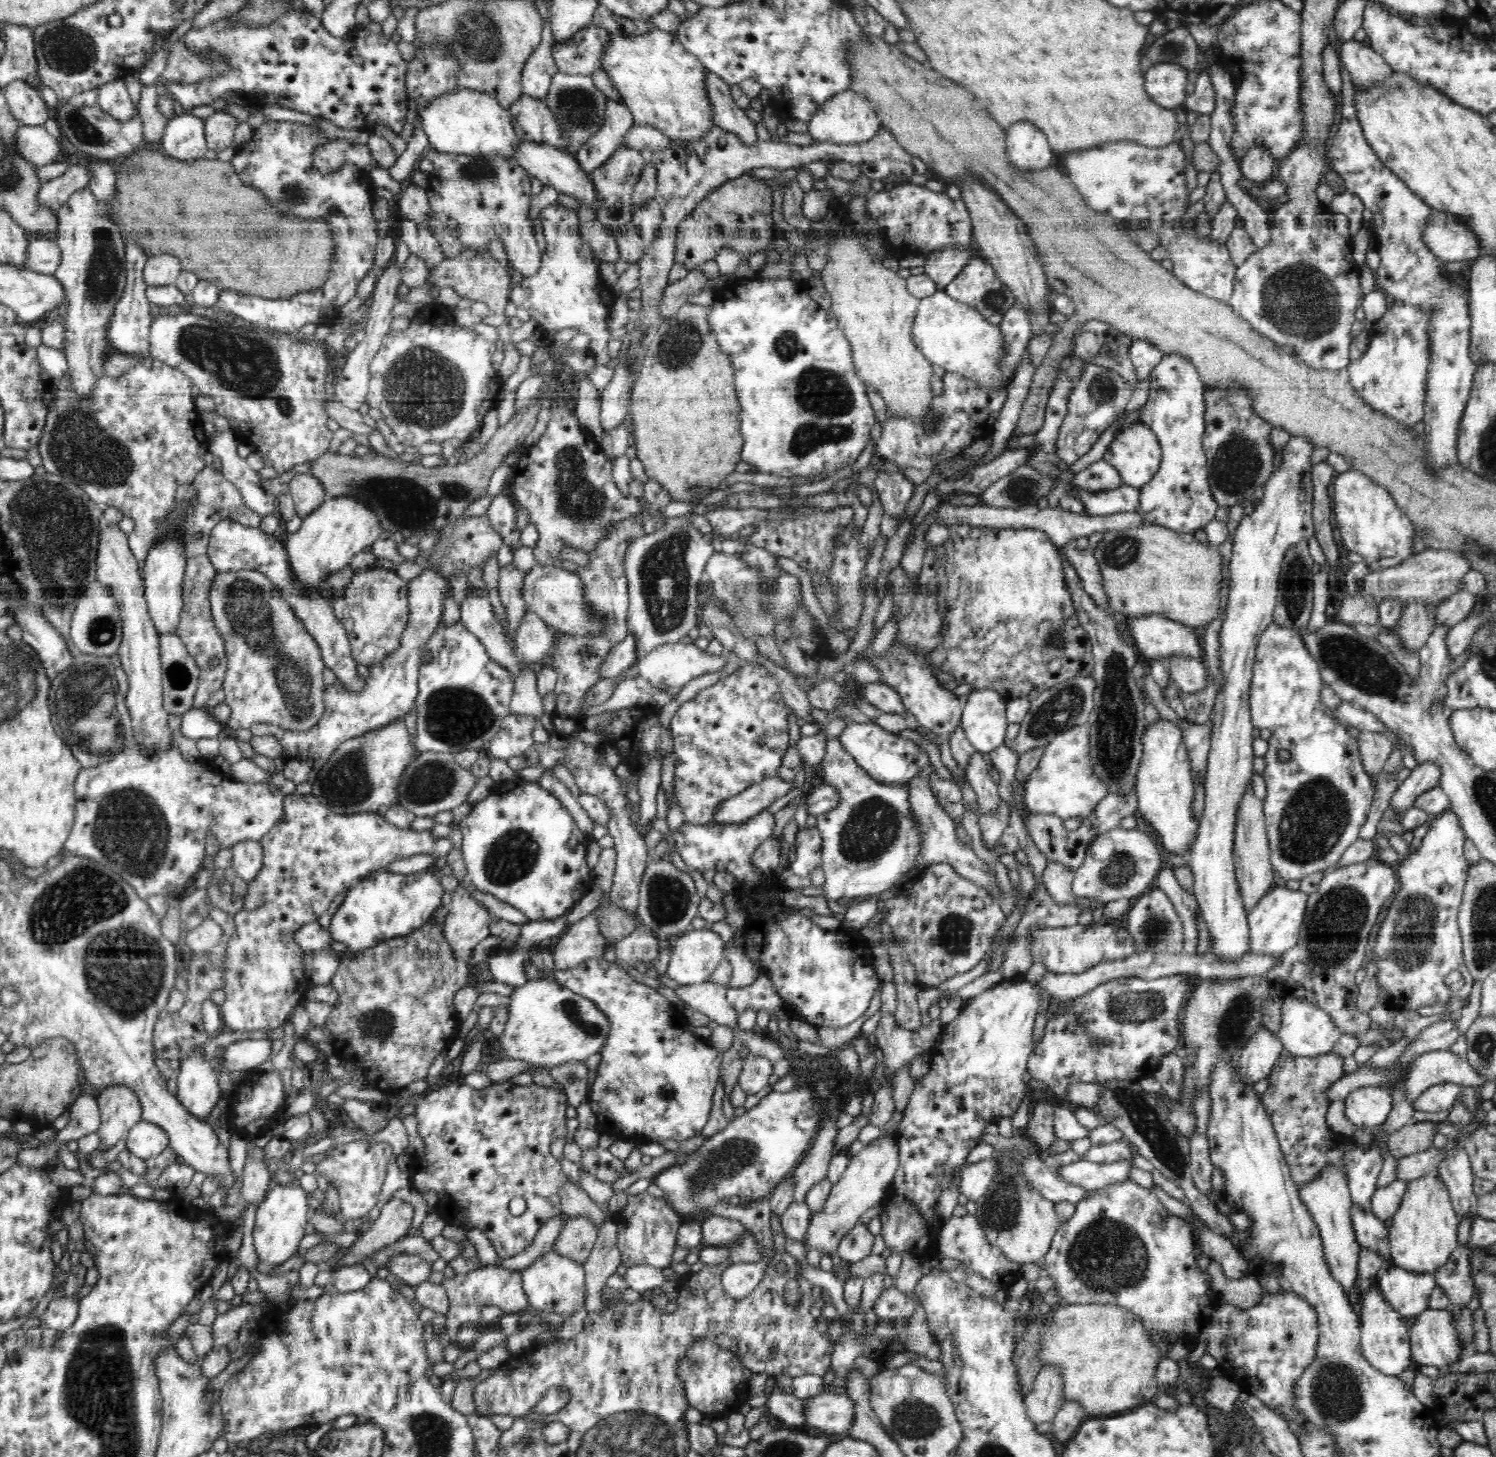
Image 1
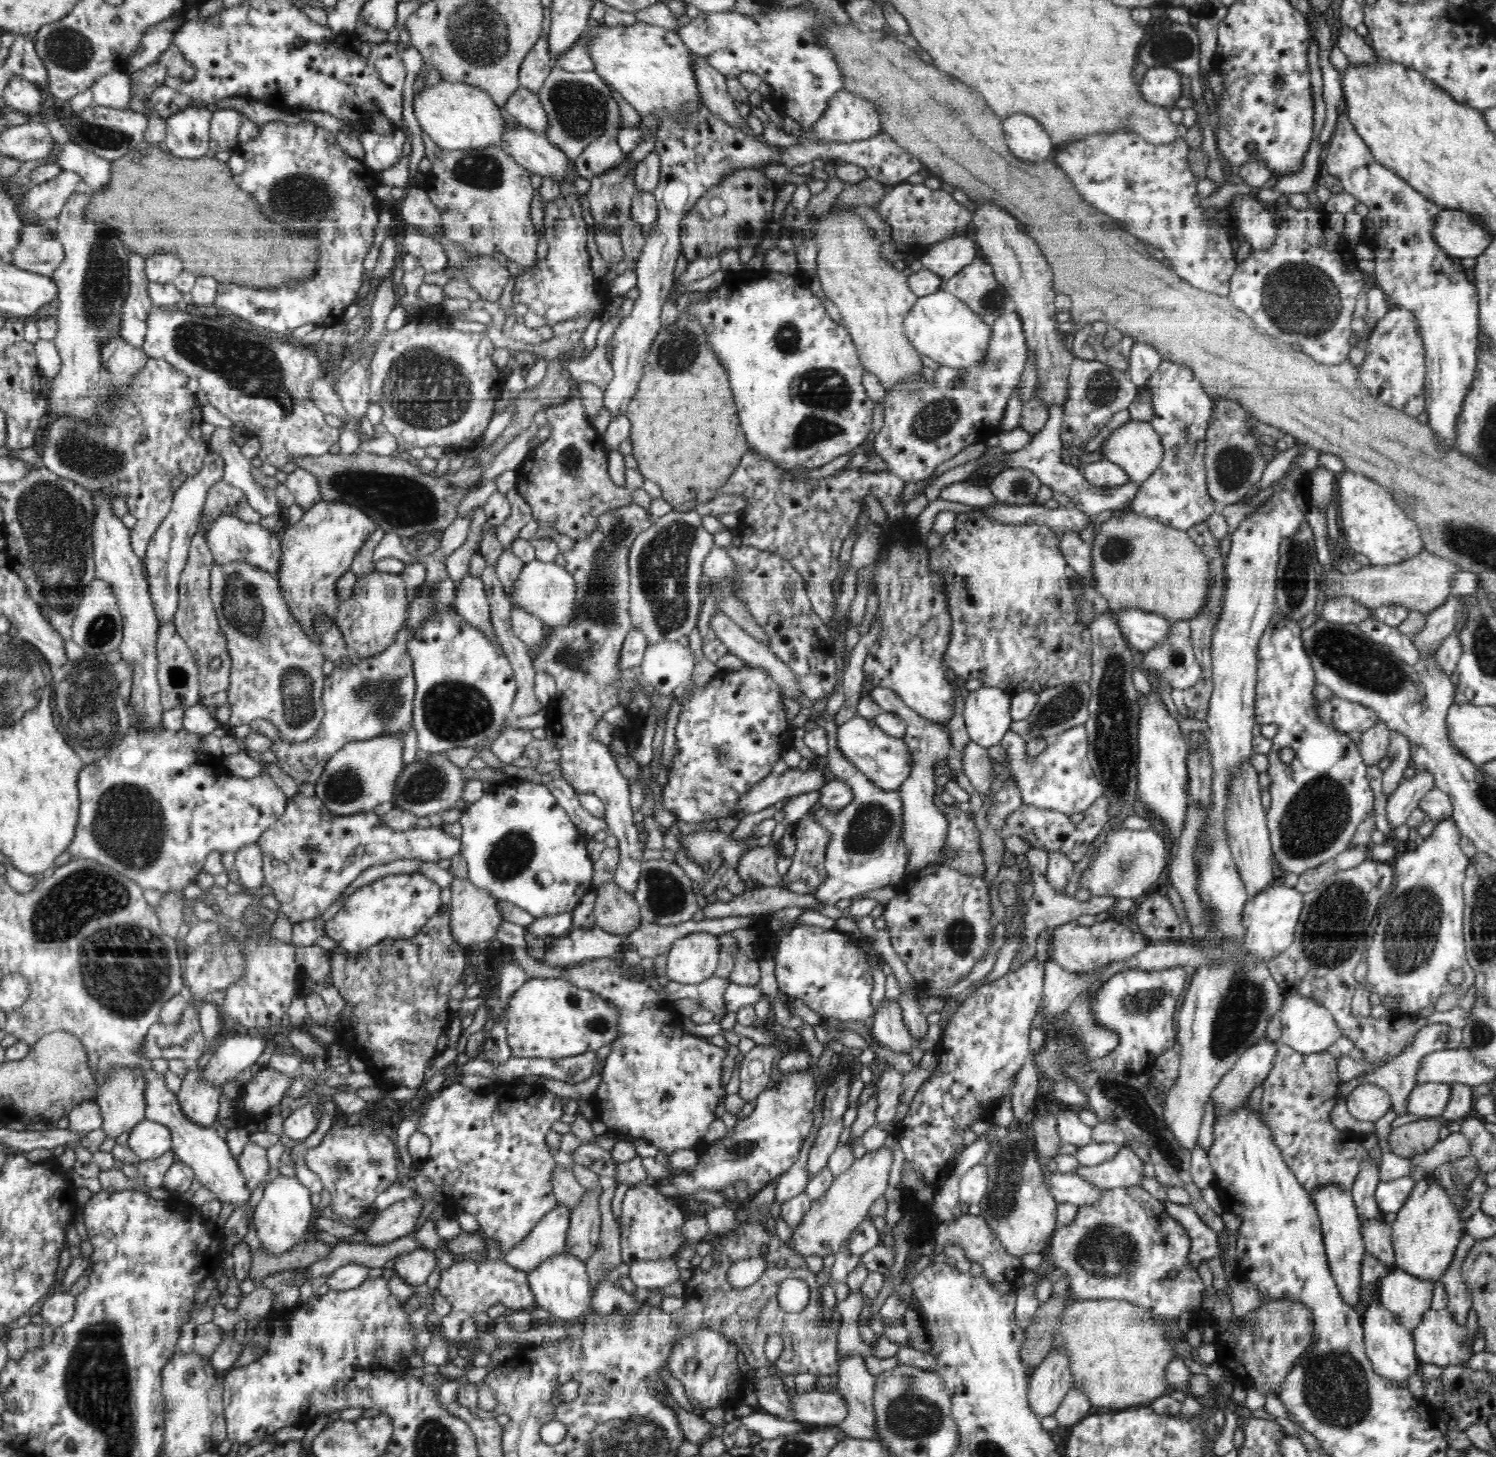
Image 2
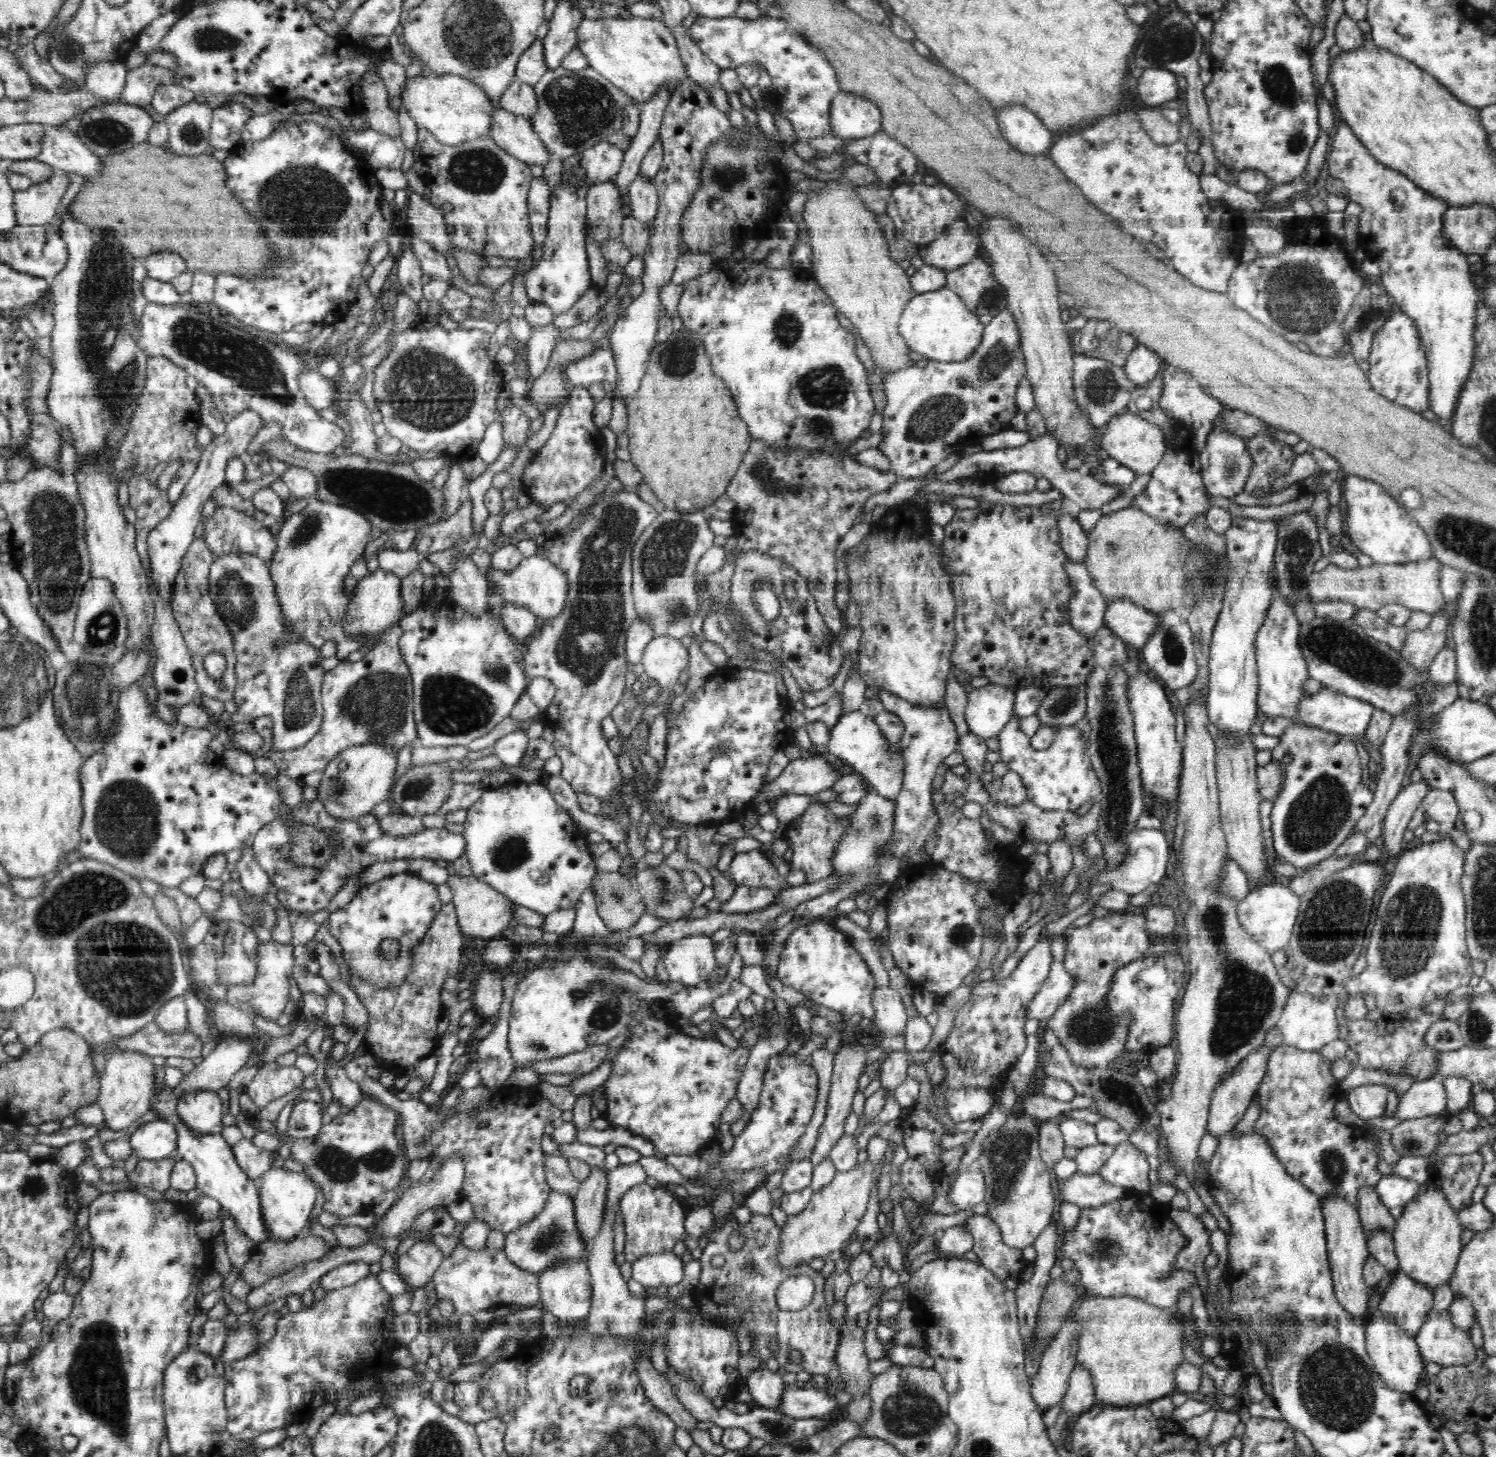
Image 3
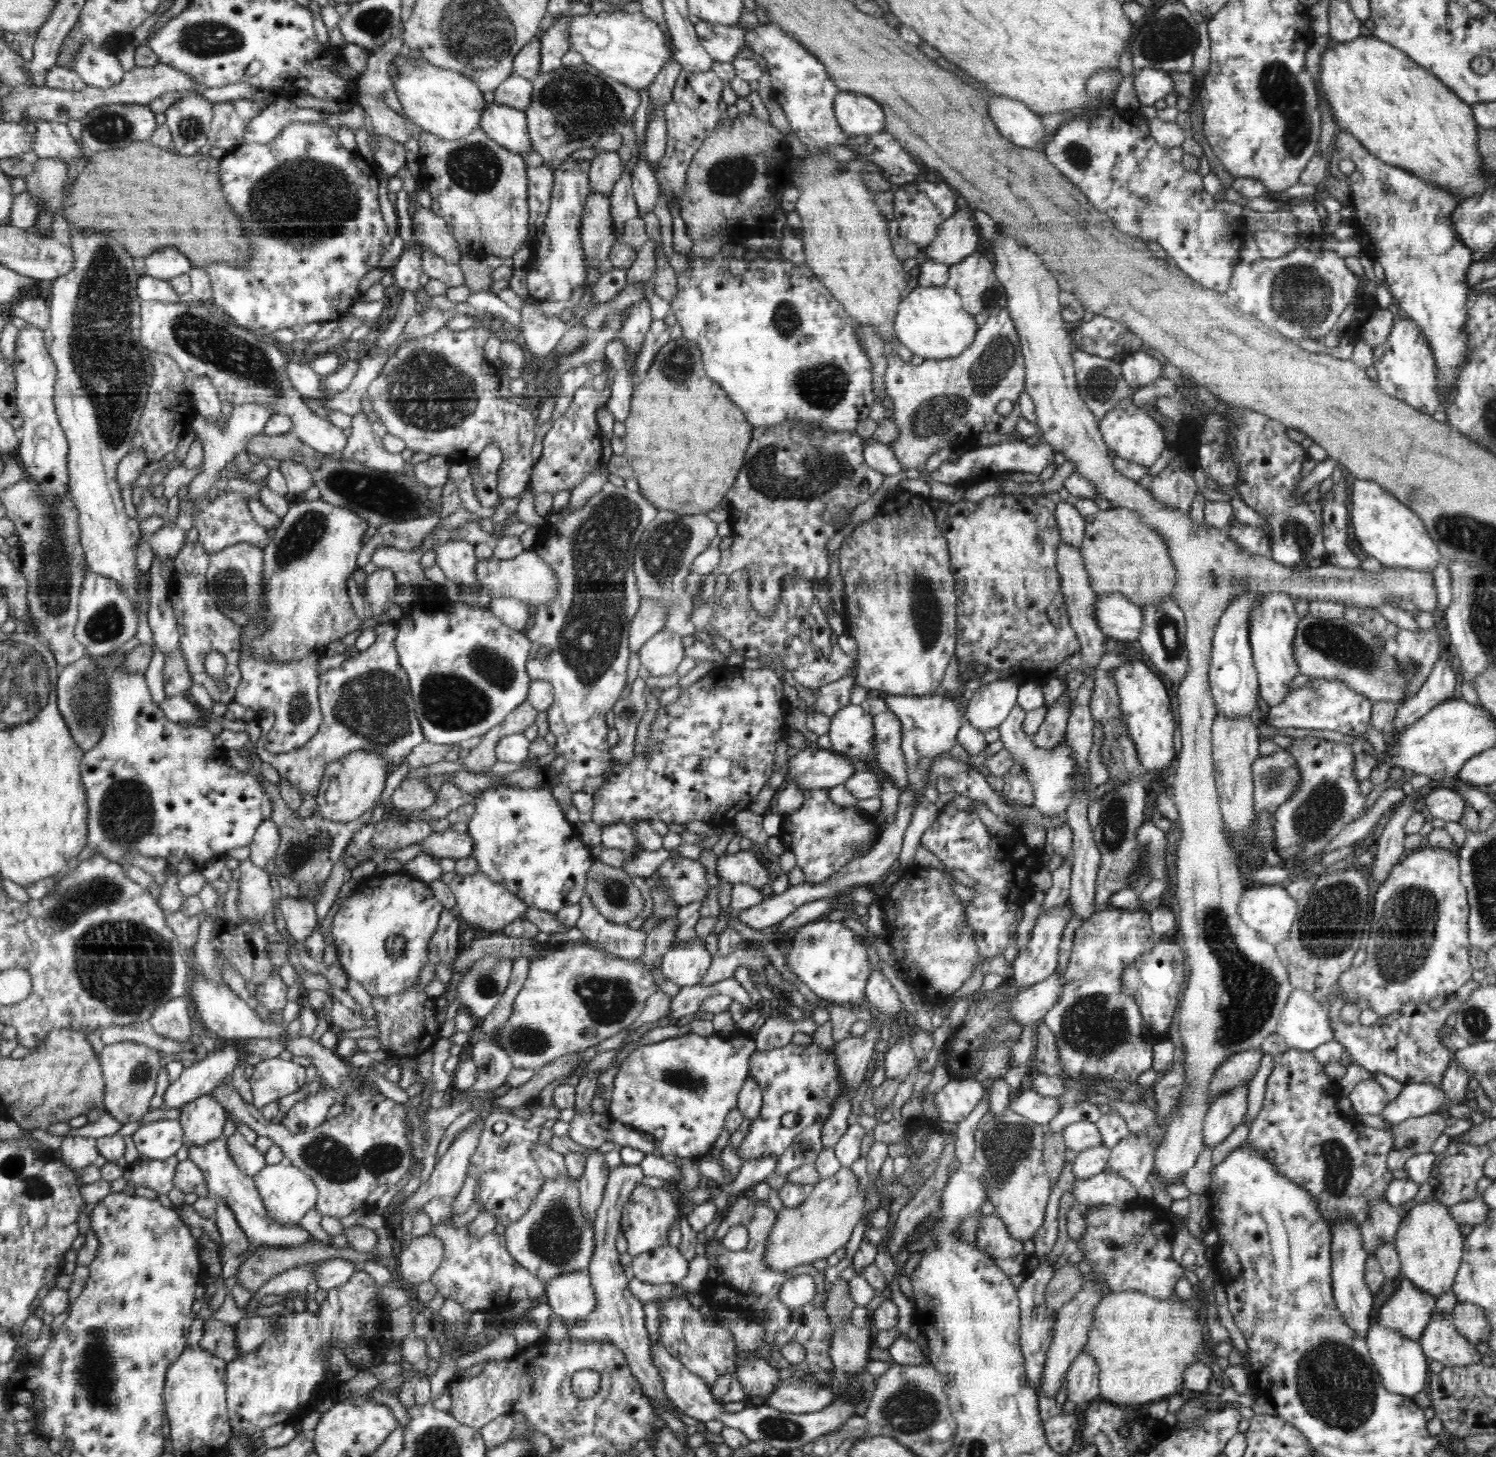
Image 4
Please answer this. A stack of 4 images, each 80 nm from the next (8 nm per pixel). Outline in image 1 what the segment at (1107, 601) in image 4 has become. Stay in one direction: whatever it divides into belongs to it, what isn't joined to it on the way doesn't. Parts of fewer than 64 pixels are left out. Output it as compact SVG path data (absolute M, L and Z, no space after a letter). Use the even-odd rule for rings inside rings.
M1148 615L1124 618L1123 628L1129 634L1130 642L1136 644L1139 652L1151 660L1177 656L1202 661L1200 639L1196 635L1196 630L1191 626L1170 620L1162 615Z

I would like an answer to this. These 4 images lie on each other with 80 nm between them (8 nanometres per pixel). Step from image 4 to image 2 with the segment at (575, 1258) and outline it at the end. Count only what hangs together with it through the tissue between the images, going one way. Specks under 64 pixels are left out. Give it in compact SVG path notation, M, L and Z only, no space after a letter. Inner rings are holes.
M559 1203L553 1212L548 1212L536 1224L534 1231L524 1241L505 1253L504 1261L518 1270L528 1272L551 1256L564 1255L571 1212Z

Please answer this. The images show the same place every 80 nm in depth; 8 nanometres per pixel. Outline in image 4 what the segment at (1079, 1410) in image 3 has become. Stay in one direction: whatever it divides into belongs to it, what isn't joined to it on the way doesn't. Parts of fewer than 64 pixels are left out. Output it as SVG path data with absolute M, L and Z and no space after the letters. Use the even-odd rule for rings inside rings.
M1082 1350L1072 1362L1066 1376L1067 1400L1074 1402L1077 1409L1099 1399L1098 1372L1097 1362L1085 1350Z

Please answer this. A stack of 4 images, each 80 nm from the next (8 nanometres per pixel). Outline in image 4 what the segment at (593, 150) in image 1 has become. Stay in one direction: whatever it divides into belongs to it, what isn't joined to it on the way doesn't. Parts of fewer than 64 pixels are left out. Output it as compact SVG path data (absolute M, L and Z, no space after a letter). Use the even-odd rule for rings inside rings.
M599 151L589 160L589 181L592 192L611 193L622 174L618 151Z

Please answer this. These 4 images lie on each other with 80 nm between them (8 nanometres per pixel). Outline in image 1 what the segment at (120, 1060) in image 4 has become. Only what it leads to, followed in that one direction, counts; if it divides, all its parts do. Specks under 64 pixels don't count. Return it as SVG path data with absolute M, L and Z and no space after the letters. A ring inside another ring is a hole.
M116 1084L110 1088L104 1088L97 1098L97 1103L101 1112L101 1123L97 1134L101 1140L101 1146L104 1151L111 1150L122 1138L126 1137L127 1132L138 1122L142 1121L142 1107L139 1098L123 1084Z

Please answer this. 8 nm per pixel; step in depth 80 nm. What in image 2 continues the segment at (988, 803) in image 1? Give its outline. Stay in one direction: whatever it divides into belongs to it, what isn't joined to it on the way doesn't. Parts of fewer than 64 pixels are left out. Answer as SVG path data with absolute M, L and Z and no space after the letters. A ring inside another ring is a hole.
M971 741L965 747L961 759L963 772L971 781L972 786L976 788L976 792L982 797L992 794L994 773L988 750Z

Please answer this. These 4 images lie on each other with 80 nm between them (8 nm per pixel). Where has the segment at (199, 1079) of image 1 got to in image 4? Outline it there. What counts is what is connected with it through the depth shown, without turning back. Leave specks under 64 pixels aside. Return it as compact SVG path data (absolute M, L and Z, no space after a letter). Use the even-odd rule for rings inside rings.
M204 1095L180 1108L179 1121L184 1129L184 1142L188 1145L205 1145L223 1137L226 1116L224 1106L212 1095Z

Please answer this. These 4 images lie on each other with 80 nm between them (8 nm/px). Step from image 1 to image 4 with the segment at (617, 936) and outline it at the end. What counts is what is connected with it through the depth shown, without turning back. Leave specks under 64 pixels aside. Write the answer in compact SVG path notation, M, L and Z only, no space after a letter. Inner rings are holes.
M593 858L586 874L586 894L606 920L628 925L642 914L644 898L630 878L624 868L614 868Z

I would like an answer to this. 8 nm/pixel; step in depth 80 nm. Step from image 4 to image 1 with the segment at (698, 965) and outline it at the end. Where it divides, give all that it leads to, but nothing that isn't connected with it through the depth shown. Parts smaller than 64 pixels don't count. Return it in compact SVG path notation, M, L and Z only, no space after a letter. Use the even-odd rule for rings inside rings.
M708 927L690 929L672 945L666 975L680 985L706 982L723 960L724 941Z

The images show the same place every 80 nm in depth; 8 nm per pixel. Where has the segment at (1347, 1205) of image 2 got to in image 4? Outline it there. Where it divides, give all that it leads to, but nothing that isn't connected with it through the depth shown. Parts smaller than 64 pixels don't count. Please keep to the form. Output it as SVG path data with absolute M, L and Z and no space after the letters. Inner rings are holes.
M1344 1220L1344 1224L1334 1224L1330 1227L1332 1232L1331 1240L1331 1277L1333 1283L1333 1298L1338 1310L1342 1313L1342 1319L1346 1321L1346 1325L1350 1325L1358 1335L1364 1337L1367 1335L1370 1325L1370 1310L1372 1310L1374 1295L1369 1290L1367 1283L1365 1282L1365 1262L1369 1259L1372 1254L1364 1248L1362 1243L1362 1234L1359 1230L1359 1226L1352 1220Z

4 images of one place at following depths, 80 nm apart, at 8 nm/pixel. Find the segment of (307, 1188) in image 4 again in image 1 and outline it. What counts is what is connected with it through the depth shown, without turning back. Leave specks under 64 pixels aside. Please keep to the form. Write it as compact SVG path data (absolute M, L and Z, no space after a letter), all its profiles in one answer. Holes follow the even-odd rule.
M271 1183L265 1200L258 1205L256 1225L254 1228L254 1246L259 1260L266 1264L282 1264L290 1260L298 1252L300 1241L306 1235L305 1226L308 1223L309 1210L307 1200L310 1194L300 1186Z

